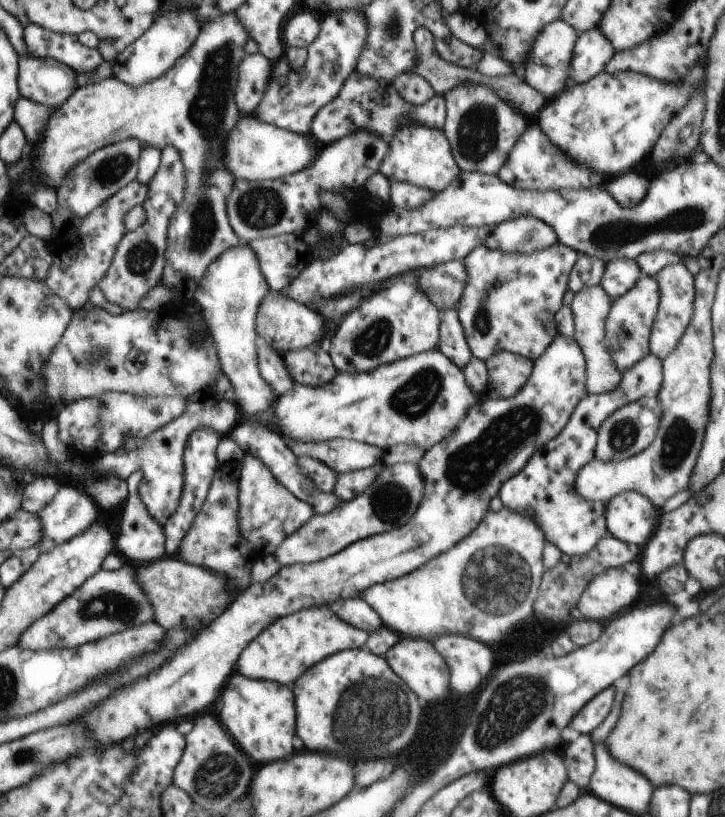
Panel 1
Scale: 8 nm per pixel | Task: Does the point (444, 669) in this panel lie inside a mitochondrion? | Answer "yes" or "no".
no

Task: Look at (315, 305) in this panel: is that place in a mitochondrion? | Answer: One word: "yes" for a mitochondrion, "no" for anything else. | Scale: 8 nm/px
no

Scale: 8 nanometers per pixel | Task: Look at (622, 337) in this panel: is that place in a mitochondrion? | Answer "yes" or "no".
yes

